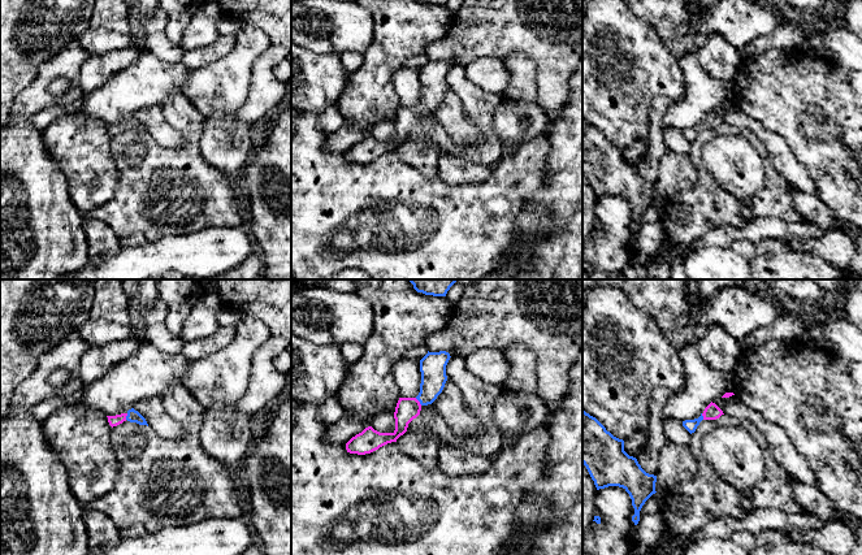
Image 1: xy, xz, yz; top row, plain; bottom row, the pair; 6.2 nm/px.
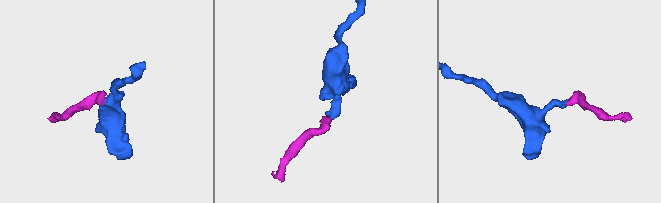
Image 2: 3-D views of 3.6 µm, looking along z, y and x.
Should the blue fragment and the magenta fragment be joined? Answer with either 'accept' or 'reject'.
accept

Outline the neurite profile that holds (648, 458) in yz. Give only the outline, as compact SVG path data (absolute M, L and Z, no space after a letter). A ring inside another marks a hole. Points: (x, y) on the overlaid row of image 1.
M658 387L651 394L647 439L636 458L641 468L649 474L658 474L659 455L666 443L663 435L664 407L672 396L673 393L666 387Z

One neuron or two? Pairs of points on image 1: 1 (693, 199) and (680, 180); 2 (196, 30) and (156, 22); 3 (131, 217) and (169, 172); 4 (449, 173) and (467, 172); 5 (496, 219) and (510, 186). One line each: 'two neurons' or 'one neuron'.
1: two neurons
2: two neurons
3: one neuron
4: one neuron
5: one neuron

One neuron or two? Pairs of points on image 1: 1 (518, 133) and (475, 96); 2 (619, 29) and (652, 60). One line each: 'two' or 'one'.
1: two
2: one

